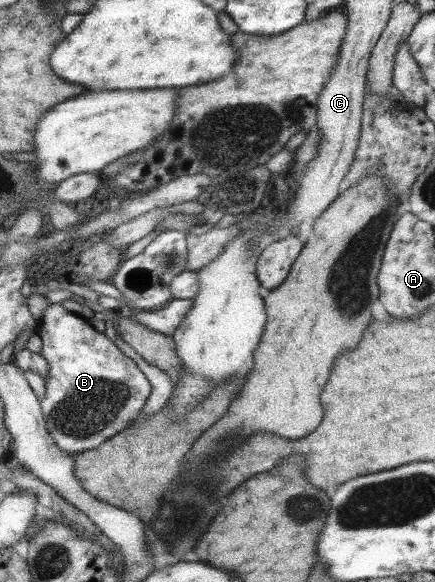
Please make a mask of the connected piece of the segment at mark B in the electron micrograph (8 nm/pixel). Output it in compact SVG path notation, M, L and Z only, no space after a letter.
M58 303L48 305L43 311L36 334L42 339L39 354L47 363L45 396L38 402L45 420L45 429L59 449L74 454L96 448L124 431L125 426L141 415L140 410L149 395L150 385L134 366L133 360L125 357L104 333L97 332L87 320L69 313Z

